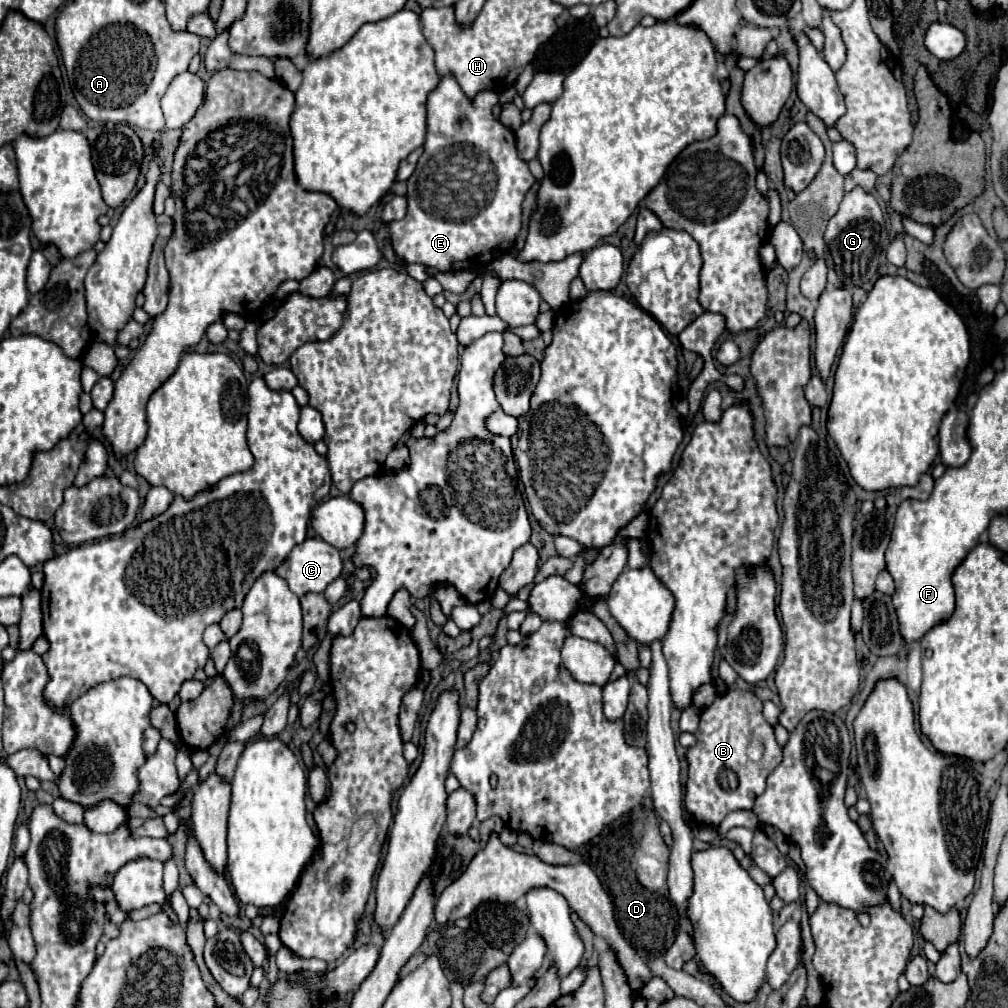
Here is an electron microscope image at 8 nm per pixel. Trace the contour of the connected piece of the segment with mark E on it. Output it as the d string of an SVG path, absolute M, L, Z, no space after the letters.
M452 75L444 77L438 83L438 87L428 95L428 133L426 133L424 153L420 155L412 177L406 181L408 183L408 193L406 193L408 213L406 213L404 219L390 223L390 239L392 239L392 247L394 247L396 255L402 257L406 263L422 263L422 265L434 267L438 271L460 271L460 269L480 271L488 261L498 259L500 255L506 255L515 245L518 233L520 233L520 227L522 227L522 201L524 201L524 195L534 185L534 177L532 177L528 165L516 153L516 137L514 137L514 133L508 127L504 127L492 113L492 109L498 103L498 95L494 91L482 91L474 101L470 101L470 99L464 99L464 93L460 91L460 87L454 81L456 79L452 79Z

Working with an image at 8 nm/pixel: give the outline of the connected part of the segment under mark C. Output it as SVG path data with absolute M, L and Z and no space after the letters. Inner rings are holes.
M320 537L296 545L286 561L286 583L298 597L306 593L322 593L342 573L338 549L324 543Z

